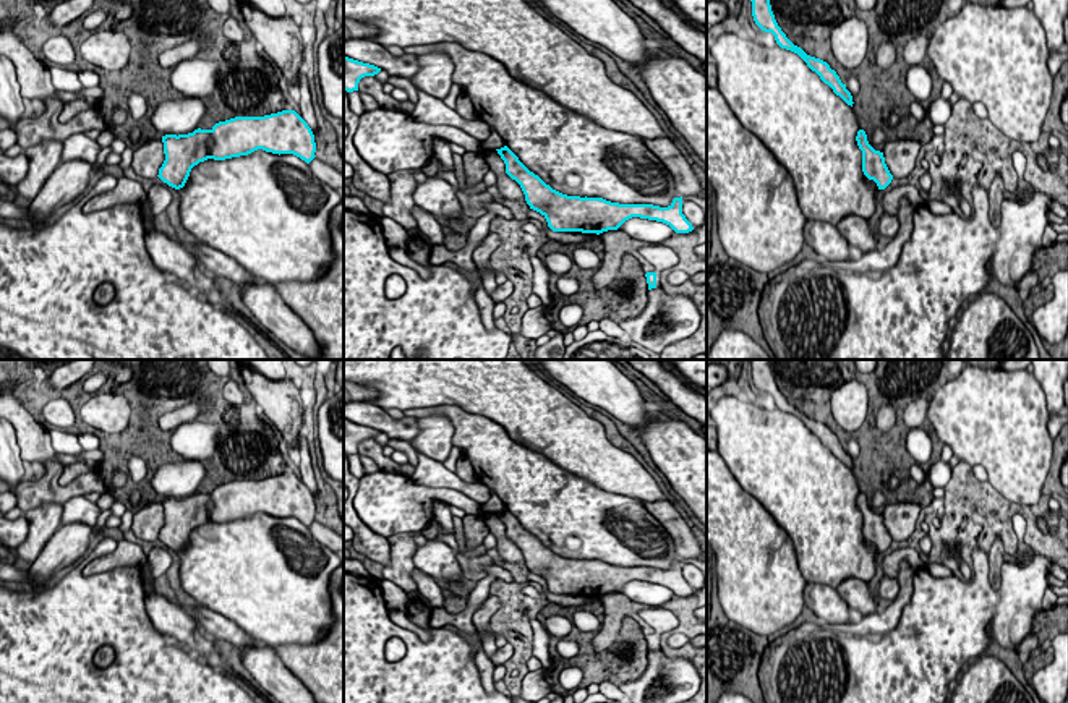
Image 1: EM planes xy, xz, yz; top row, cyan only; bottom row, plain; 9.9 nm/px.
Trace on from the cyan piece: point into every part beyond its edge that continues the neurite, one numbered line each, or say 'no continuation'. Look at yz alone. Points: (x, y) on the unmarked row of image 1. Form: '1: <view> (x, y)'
1: yz (900, 519)

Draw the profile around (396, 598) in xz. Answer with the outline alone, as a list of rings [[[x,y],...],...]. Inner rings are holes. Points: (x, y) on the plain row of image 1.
[[[379,580],[379,586],[382,590],[382,596],[387,609],[407,612],[408,609],[408,596],[400,586],[389,580]]]

